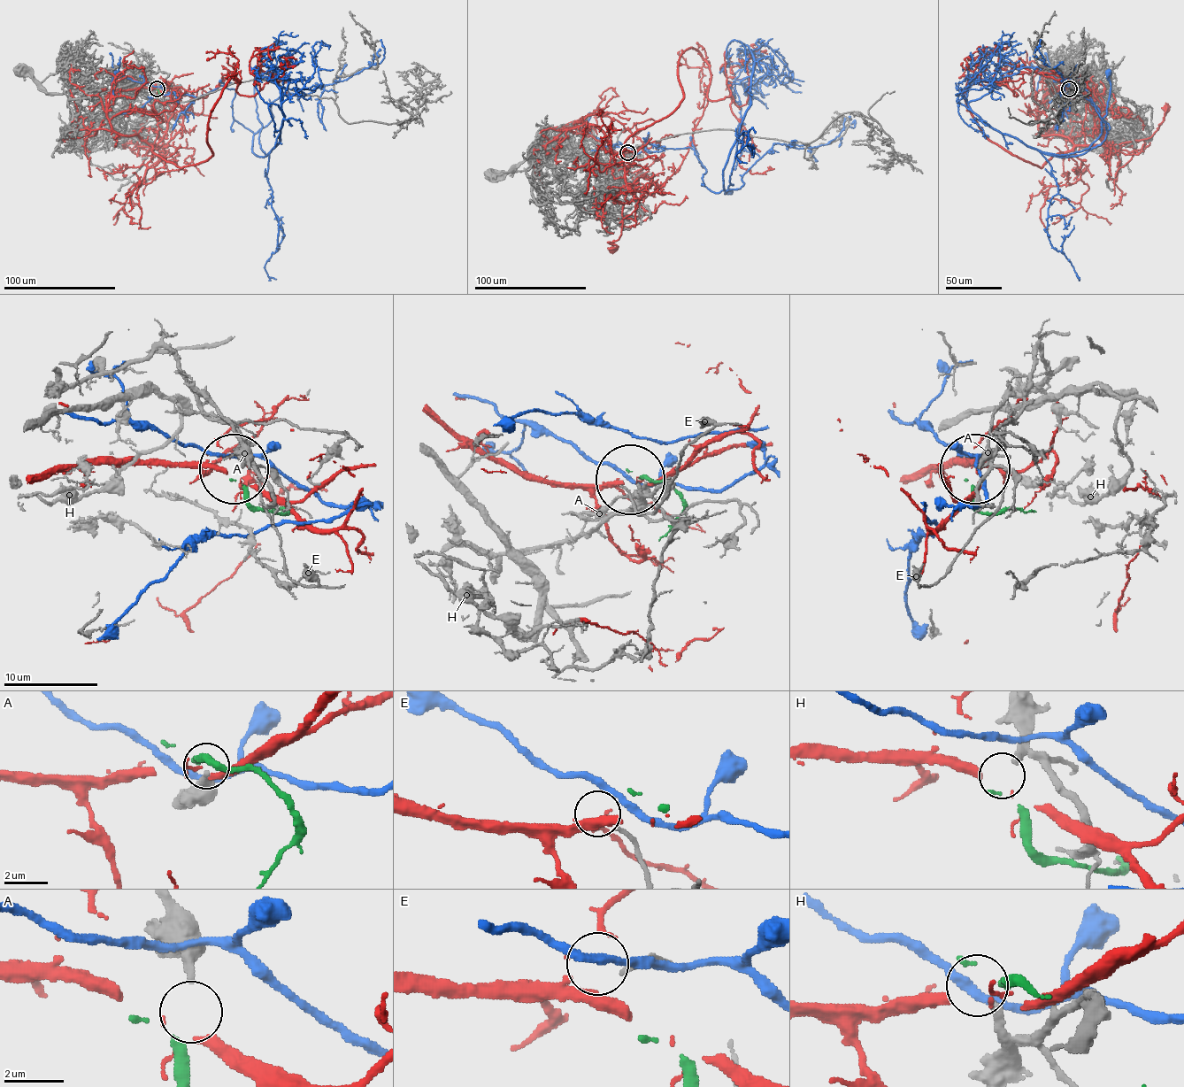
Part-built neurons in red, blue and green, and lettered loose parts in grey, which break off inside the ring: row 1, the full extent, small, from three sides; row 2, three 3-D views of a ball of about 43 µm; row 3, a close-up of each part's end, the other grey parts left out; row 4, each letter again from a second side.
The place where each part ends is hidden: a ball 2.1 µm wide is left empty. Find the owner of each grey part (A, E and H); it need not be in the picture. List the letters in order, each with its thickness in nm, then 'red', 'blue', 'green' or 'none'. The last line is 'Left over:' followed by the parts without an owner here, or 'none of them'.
A: 320 nm | green
E: 200 nm | none
H: 280 nm | none
Left over: E, H

